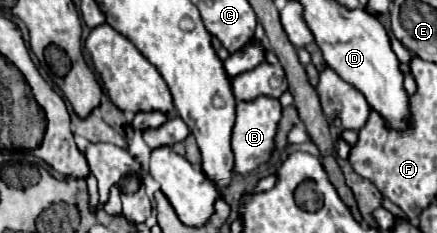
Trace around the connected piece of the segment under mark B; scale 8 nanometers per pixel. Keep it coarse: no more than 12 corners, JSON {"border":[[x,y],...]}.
{"border":[[237,103],[233,173],[249,175],[275,151],[281,103]]}

